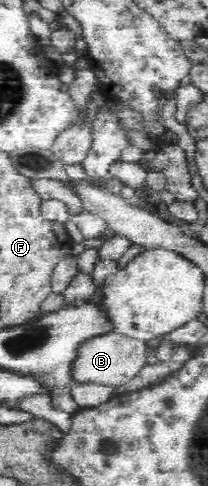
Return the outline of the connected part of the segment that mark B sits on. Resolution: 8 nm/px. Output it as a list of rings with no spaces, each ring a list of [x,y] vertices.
[[[118,332],[97,337],[86,343],[74,367],[74,383],[100,383],[114,389],[126,385],[147,365],[146,344],[142,340],[128,337]]]

